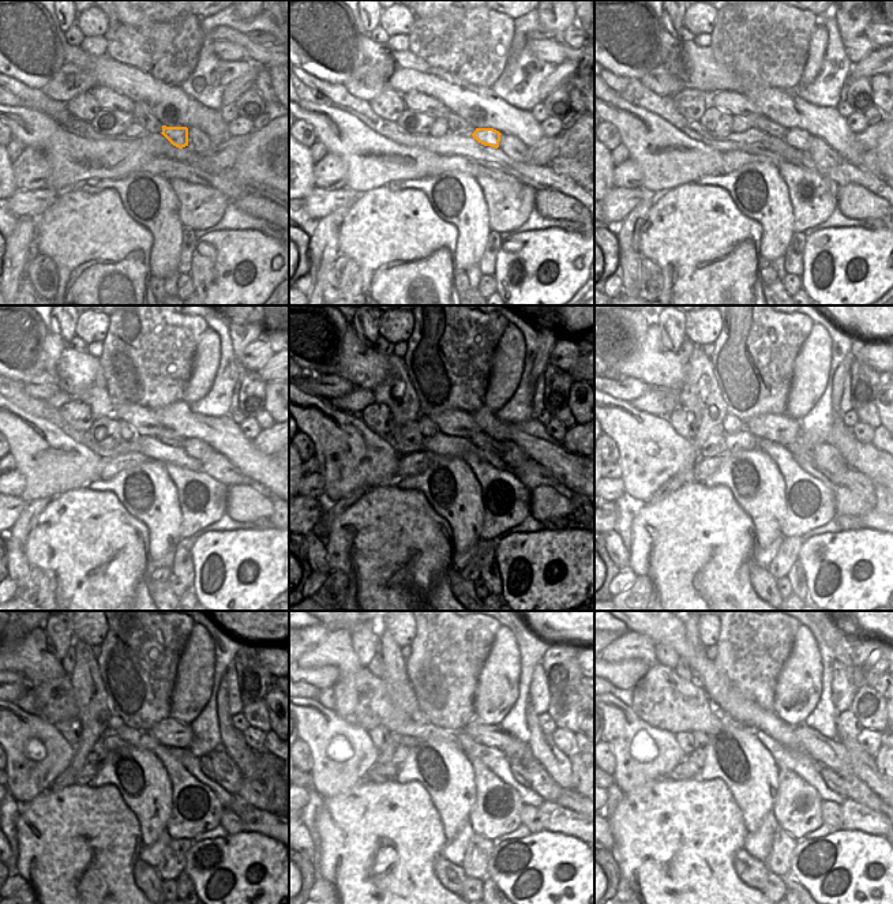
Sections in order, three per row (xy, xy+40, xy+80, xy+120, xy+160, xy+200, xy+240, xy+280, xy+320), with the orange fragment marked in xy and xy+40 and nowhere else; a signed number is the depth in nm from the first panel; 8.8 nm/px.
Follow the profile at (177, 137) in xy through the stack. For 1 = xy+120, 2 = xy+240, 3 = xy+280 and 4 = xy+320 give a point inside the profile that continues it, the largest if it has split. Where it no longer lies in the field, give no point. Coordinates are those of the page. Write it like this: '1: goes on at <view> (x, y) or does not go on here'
1: goes on at xy+120 (197, 449)
2: goes on at xy+240 (228, 775)
3: goes on at xy+280 (541, 783)
4: goes on at xy+320 (858, 791)

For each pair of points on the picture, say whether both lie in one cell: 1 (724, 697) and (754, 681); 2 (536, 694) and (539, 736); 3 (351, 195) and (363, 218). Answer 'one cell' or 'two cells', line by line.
1: two cells
2: two cells
3: two cells

